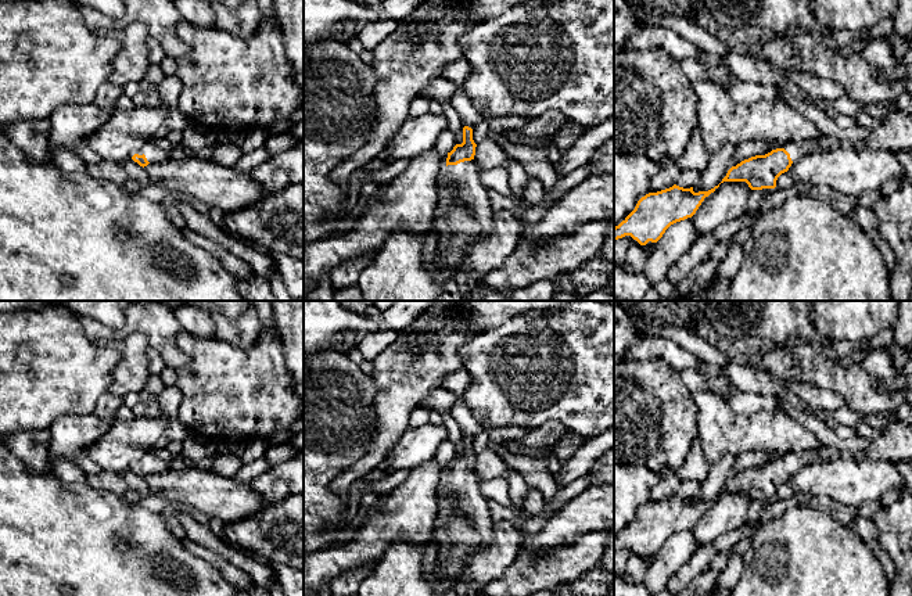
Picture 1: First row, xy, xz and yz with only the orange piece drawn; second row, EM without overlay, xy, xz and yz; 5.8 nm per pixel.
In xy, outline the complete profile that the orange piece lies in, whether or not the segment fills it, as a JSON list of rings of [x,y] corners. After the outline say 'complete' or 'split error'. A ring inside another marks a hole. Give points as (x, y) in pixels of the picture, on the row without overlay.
[[[152,450],[148,452],[140,462],[130,467],[140,477],[147,477],[150,473],[162,473],[169,468],[169,464],[159,459]]] | split error

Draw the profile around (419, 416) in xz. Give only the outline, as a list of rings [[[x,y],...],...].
[[[417,406],[412,413],[409,414],[409,428],[417,428],[427,423],[431,423],[435,420],[434,414],[430,410],[426,410],[420,406]]]

